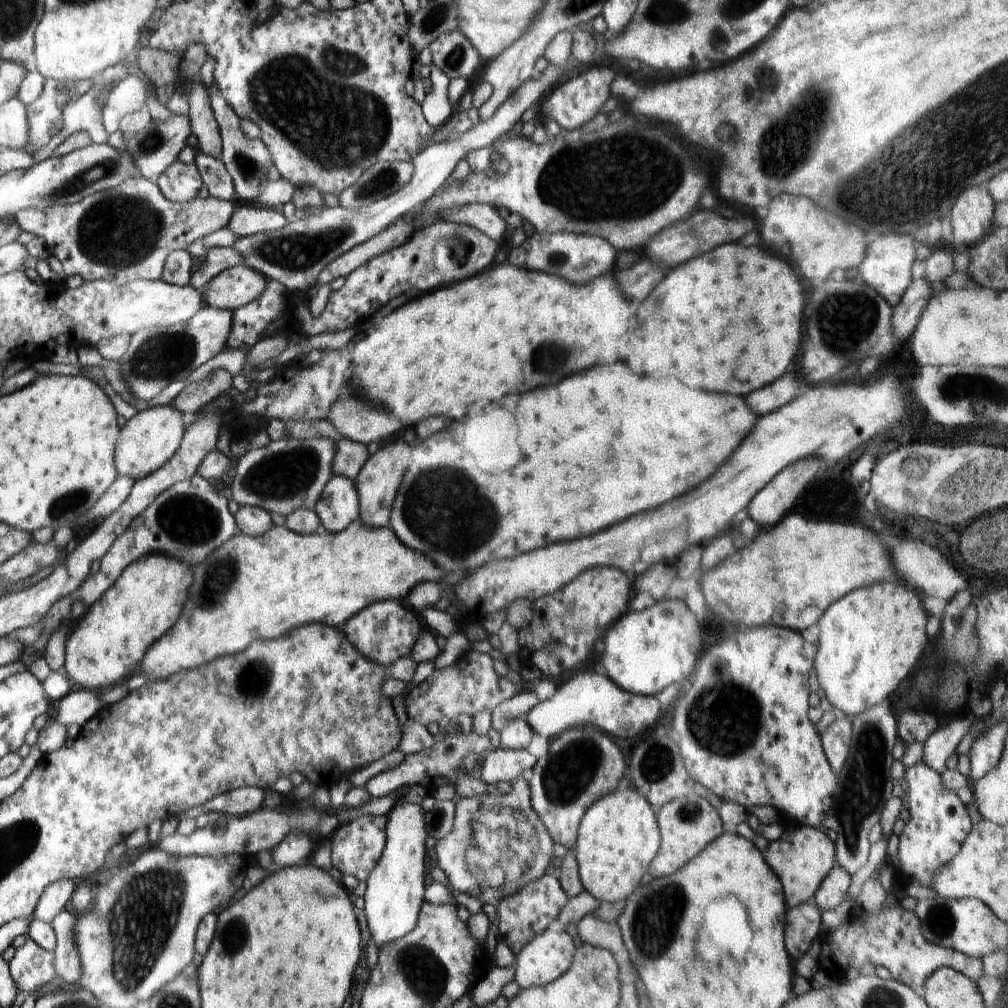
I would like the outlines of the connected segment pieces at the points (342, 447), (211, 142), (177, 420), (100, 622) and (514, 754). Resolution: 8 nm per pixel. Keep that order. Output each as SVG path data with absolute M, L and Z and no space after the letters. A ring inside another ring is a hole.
M344 437L335 441L334 446L336 446L336 454L332 462L332 474L344 476L348 480L356 480L369 457L367 446Z
M179 66L176 70L176 82L156 87L156 98L161 105L167 105L174 92L179 91L190 106L190 126L192 126L192 133L198 139L201 152L222 162L223 144L219 126L206 94L206 88L200 84L196 75L188 74Z
M169 404L146 407L127 420L122 427L120 440L117 441L116 461L120 471L118 476L130 476L134 482L138 482L160 470L180 446L185 432L182 416L181 412Z
M155 553L126 566L116 584L86 609L67 635L64 668L72 687L97 693L126 680L146 650L177 624L192 584L191 566L178 558Z
M492 750L479 764L477 777L487 785L496 785L498 782L516 782L518 778L528 776L537 758L524 750Z

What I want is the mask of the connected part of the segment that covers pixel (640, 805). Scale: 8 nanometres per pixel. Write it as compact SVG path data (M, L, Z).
M616 790L589 806L578 827L576 858L583 888L599 901L627 899L638 888L648 864L660 848L660 832L654 810L632 790Z

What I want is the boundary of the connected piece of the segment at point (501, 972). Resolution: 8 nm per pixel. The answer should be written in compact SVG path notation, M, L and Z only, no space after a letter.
M490 966L485 976L469 991L470 1000L478 1007L494 1002L501 995L502 988L510 981L514 981L515 966Z

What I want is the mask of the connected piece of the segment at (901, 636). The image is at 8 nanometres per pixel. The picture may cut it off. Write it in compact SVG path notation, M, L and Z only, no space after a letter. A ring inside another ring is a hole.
M884 582L854 590L839 598L824 610L817 624L820 630L816 644L818 654L813 667L818 676L821 695L826 696L833 709L841 710L849 717L885 703L888 696L896 692L900 682L904 682L912 670L916 670L922 658L922 648L928 642L924 630L926 614L922 610L920 598L904 586Z

